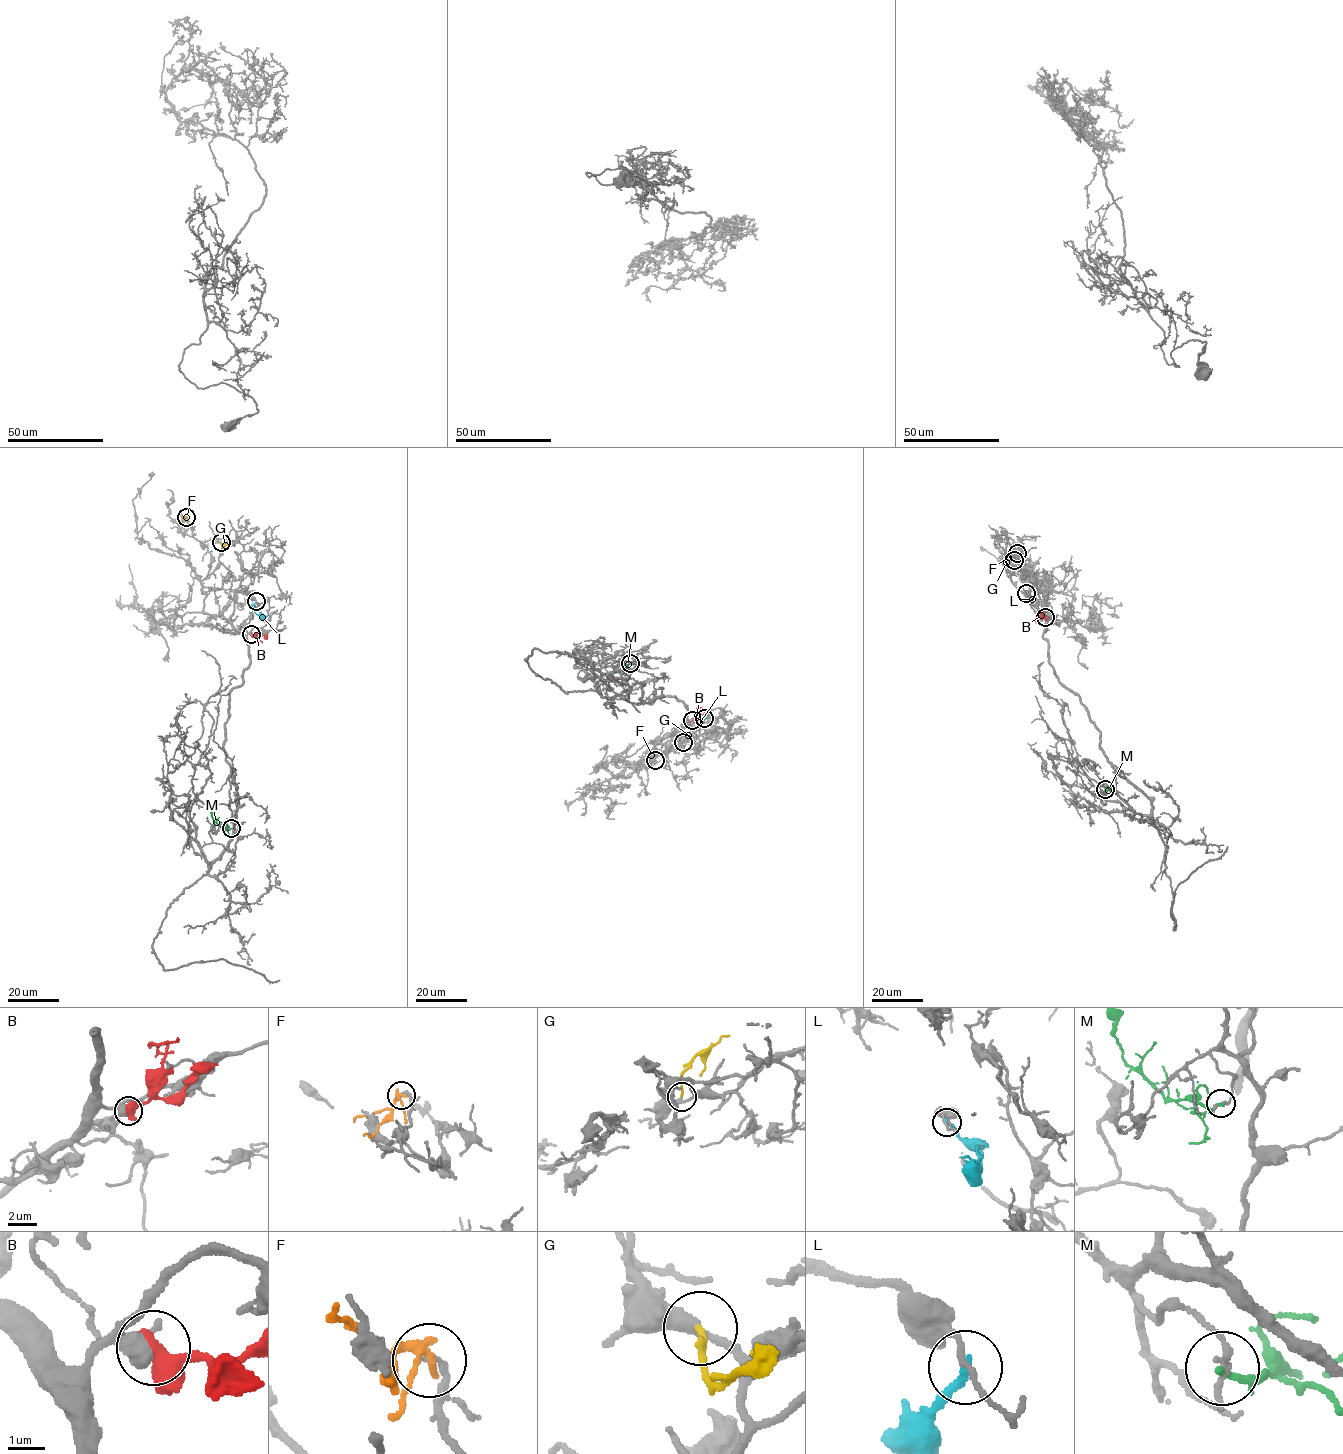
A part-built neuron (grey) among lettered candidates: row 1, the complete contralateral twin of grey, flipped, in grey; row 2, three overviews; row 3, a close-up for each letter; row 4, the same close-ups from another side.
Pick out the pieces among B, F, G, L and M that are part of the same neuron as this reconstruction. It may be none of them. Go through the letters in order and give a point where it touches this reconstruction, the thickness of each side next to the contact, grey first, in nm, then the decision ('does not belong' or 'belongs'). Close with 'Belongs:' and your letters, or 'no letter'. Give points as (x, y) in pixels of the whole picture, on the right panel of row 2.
B: (1045, 617) | 650/460 nm | does not belong
F: (1017, 553) | 170/190 nm | does not belong
G: (1014, 560) | 280/160 nm | belongs
L: (1026, 593) | 130/240 nm | does not belong
M: (1105, 789) | 220/200 nm | does not belong
Belongs: G

